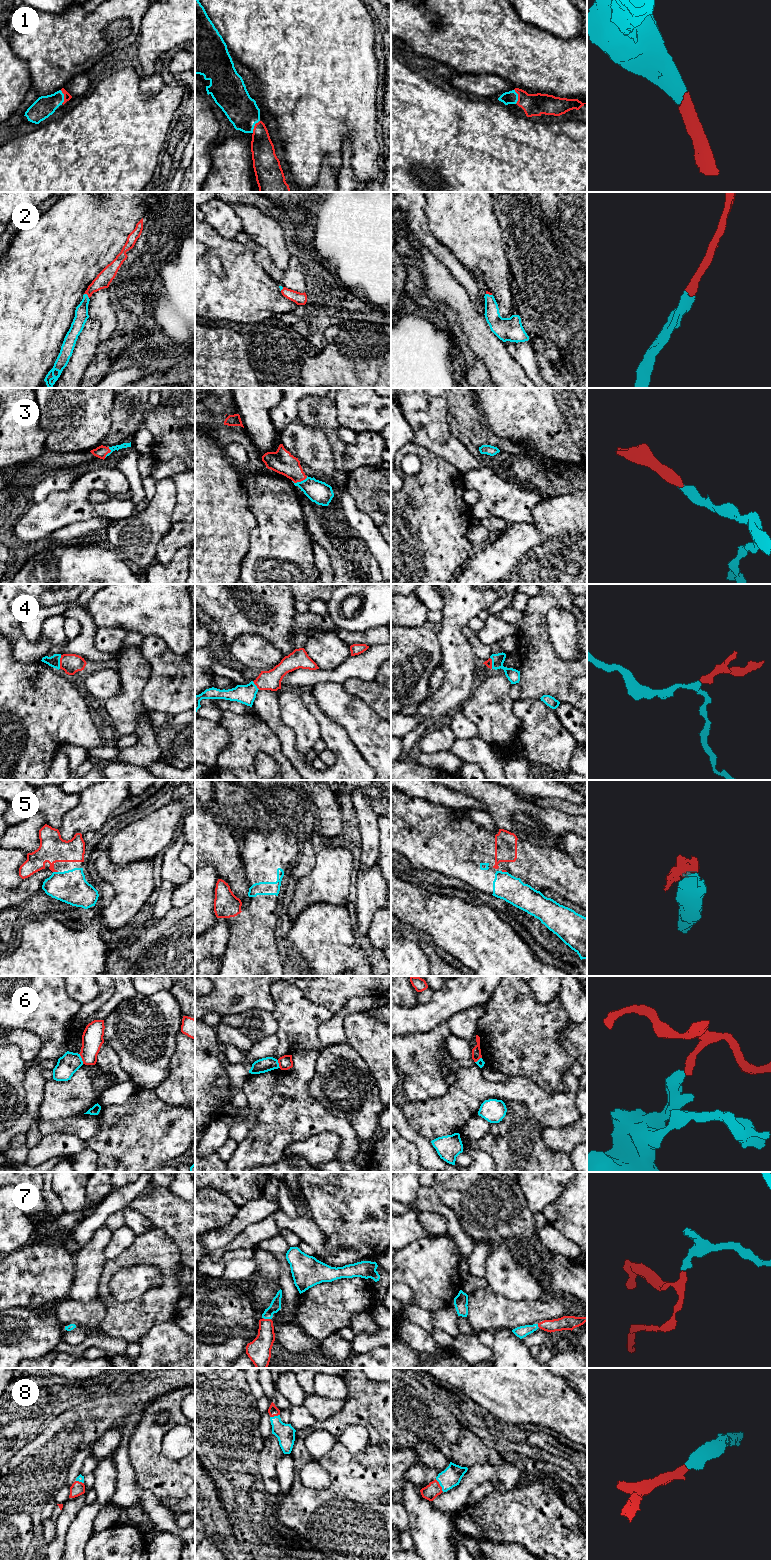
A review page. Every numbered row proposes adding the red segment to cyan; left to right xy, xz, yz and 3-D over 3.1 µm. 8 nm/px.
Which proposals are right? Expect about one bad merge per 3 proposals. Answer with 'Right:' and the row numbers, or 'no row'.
Right: 1, 2, 3, 4, 5, 7, 8

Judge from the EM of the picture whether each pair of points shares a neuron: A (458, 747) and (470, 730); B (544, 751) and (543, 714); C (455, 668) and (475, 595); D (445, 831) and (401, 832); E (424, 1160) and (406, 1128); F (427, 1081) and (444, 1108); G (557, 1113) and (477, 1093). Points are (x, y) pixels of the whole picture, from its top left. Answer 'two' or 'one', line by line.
A: two
B: one
C: one
D: one
E: one
F: two
G: one

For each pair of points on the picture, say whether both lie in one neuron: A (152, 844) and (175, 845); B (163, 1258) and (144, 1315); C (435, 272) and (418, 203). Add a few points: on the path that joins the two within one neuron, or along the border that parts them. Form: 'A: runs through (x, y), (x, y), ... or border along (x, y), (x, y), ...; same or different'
A: border along (173, 840), (164, 849); different
B: runs through (168, 1272), (168, 1291), (158, 1301); same
C: border along (414, 235), (446, 269); different

